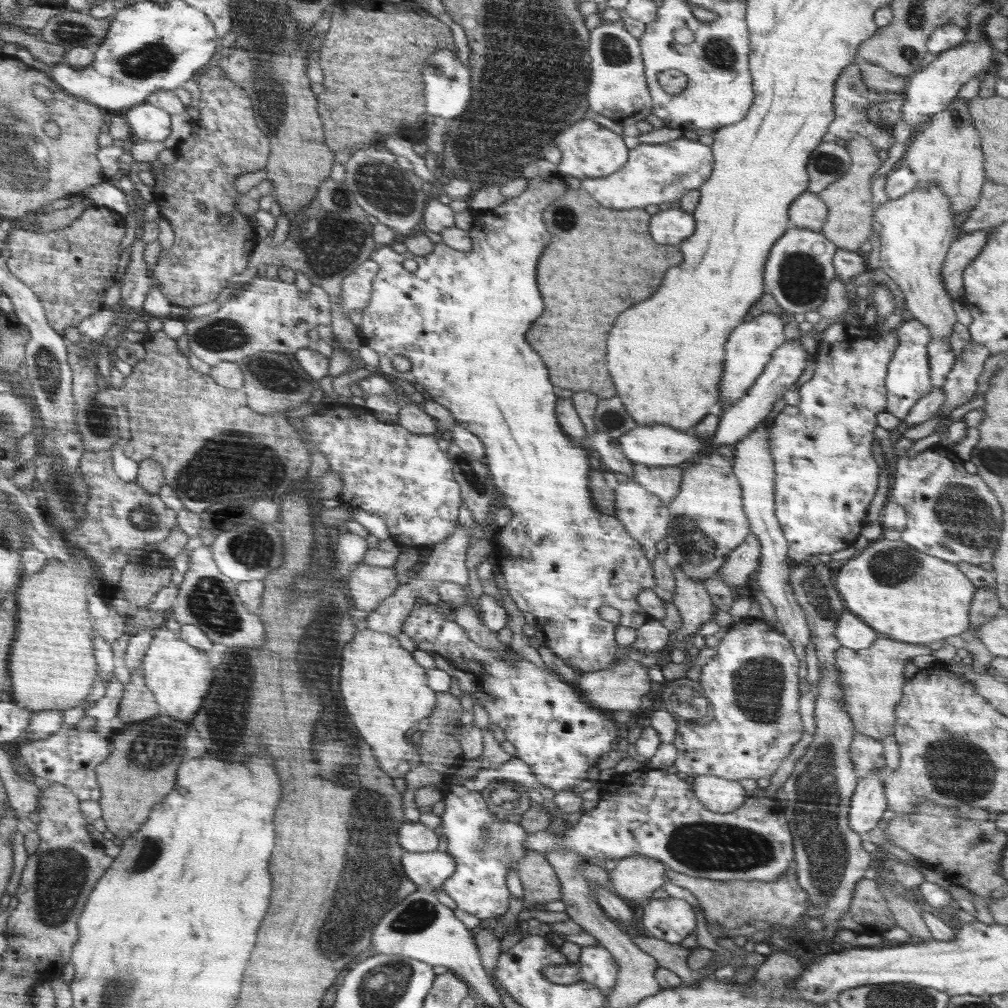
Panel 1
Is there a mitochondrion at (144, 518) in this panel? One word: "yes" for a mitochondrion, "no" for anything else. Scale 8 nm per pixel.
yes

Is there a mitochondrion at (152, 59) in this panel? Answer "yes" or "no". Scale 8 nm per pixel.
yes

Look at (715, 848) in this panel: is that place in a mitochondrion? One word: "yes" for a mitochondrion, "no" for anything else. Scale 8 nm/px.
yes

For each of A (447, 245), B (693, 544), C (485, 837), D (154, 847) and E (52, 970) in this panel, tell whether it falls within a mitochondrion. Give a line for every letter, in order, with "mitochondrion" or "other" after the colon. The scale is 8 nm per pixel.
A: other
B: mitochondrion
C: mitochondrion
D: mitochondrion
E: other

